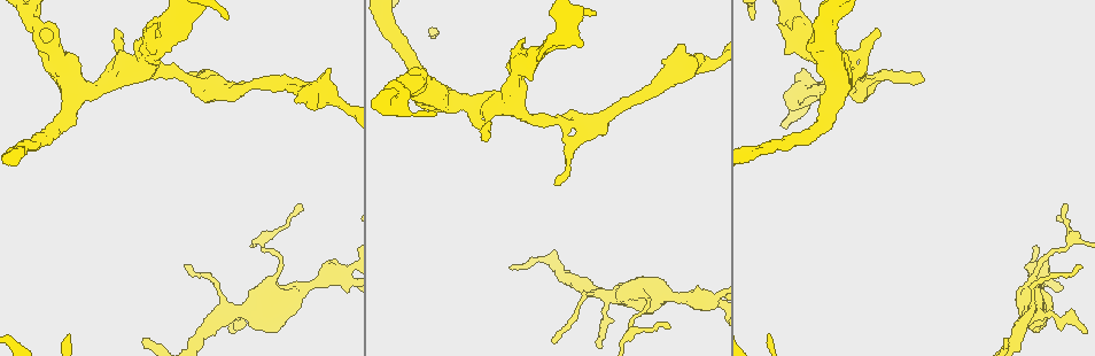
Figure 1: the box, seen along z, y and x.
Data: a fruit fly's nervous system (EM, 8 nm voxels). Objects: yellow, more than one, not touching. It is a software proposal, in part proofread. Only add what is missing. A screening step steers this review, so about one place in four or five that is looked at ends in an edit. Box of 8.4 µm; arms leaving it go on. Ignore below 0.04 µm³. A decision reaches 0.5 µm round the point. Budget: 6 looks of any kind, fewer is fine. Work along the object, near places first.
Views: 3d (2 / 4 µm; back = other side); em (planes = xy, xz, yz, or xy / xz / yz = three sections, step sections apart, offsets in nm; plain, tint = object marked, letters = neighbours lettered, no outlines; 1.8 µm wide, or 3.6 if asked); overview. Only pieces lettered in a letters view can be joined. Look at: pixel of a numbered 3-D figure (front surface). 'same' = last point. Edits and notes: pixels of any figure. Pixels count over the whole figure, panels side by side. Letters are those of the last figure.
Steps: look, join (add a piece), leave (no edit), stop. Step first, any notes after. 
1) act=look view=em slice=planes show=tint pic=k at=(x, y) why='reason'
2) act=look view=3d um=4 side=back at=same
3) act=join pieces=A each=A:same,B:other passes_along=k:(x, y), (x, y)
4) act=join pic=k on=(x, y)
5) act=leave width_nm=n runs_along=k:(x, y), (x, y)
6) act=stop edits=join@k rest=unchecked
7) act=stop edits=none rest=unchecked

act=look view=3d um=4 side=back pic=1 at=(210, 100) why='an open end'

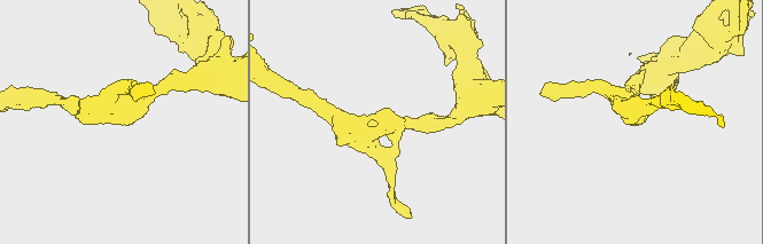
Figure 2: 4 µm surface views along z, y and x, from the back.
act=look view=em um=3.6 slice=xz step=8 show=tint pic=2 at=(642, 124) arms=3 arm_widths_nm=200,240,280

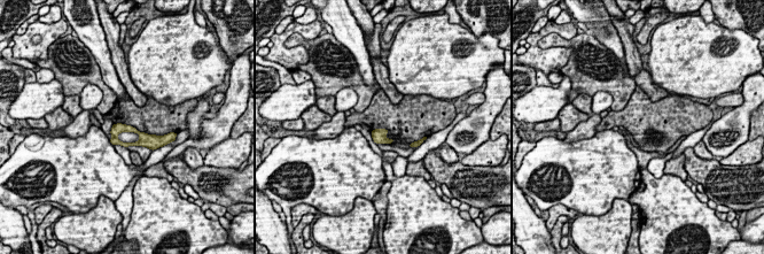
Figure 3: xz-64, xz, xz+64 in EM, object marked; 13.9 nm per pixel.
act=look view=em um=3.6 slice=planes show=letters at=same

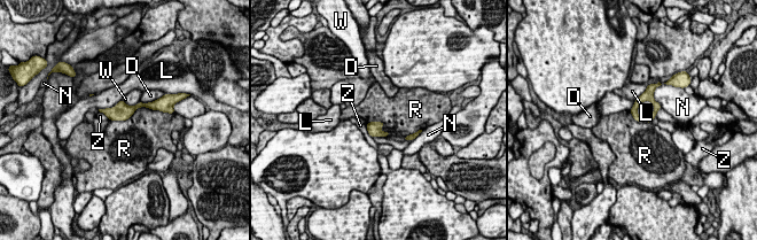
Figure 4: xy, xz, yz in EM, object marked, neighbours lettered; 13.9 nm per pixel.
act=leave longest_contact=R:750nm each=D:other,L:other,N:other,R:other,W:other,Z:other border=4:(160, 110), (109, 120) found='no lettered piece goes on from it'

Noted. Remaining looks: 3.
act=look view=3d um=2 pic=1 at=(867, 66) why='touches itself'

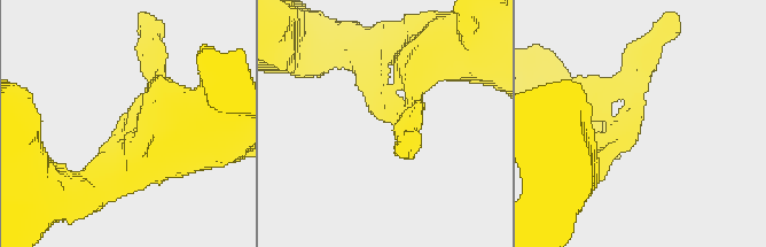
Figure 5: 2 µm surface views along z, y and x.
act=look view=em slice=planes show=letters pic=5 at=(388, 120) why='now the EM'

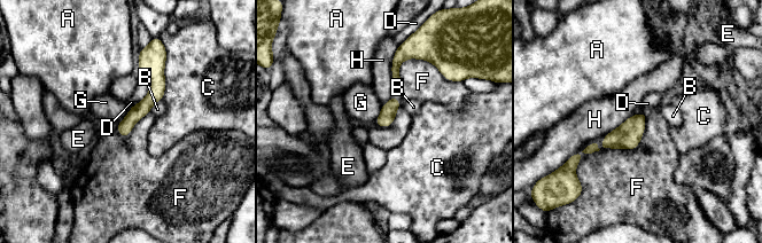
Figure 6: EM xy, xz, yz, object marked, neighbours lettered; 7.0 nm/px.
act=leave each=A:other,B:other,C:other,D:other,E:other,F:other,G:other,H:other runs_along=6:(145, 57), (154, 95), (123, 133) found='no lettered piece goes on from it'

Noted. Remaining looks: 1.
act=look view=em slice=planes show=letters pic=1 at=(922, 82) why='free end'

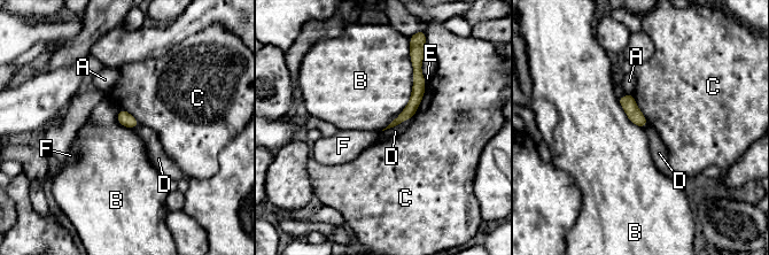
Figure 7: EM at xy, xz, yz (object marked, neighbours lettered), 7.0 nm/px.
act=leave each=A:other,B:other,C:other,D:other,E:other,F:other runs_along=7:(417, 68), (417, 97), (397, 121) found='none of them fits'

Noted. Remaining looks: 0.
act=stop edits=none rest=unchecked

